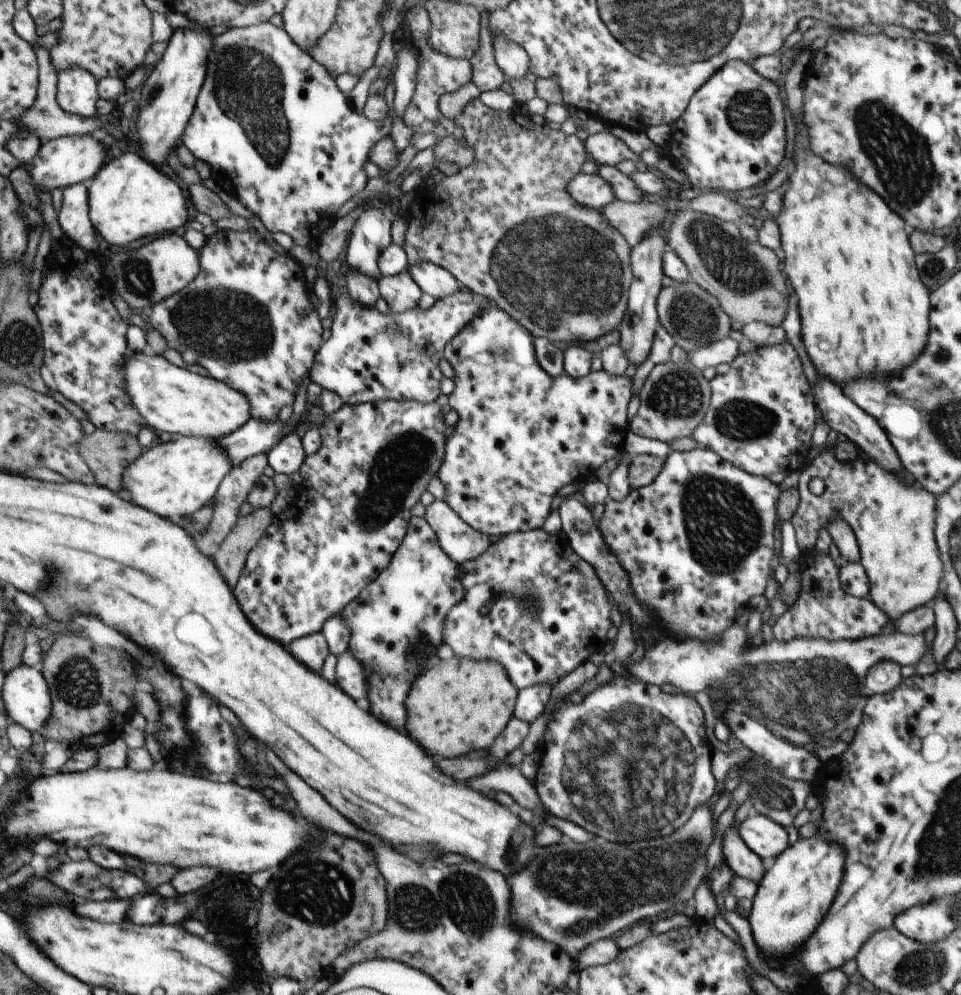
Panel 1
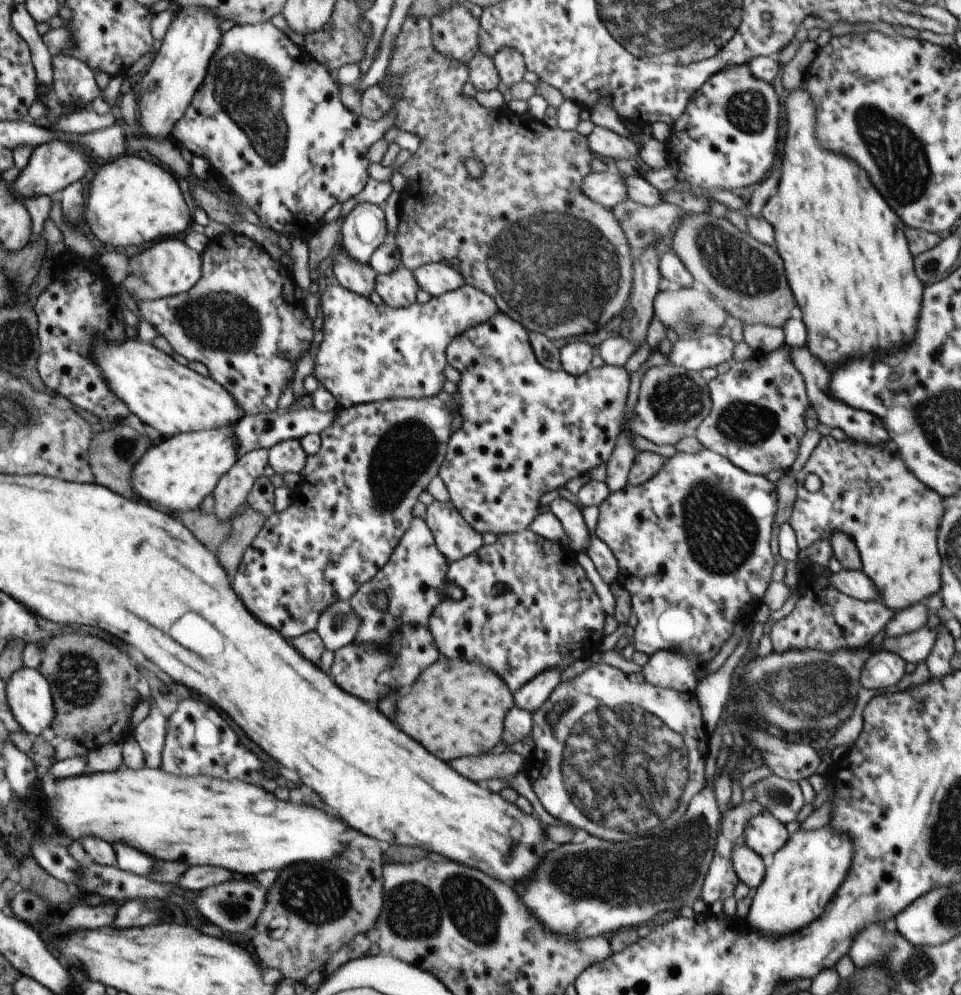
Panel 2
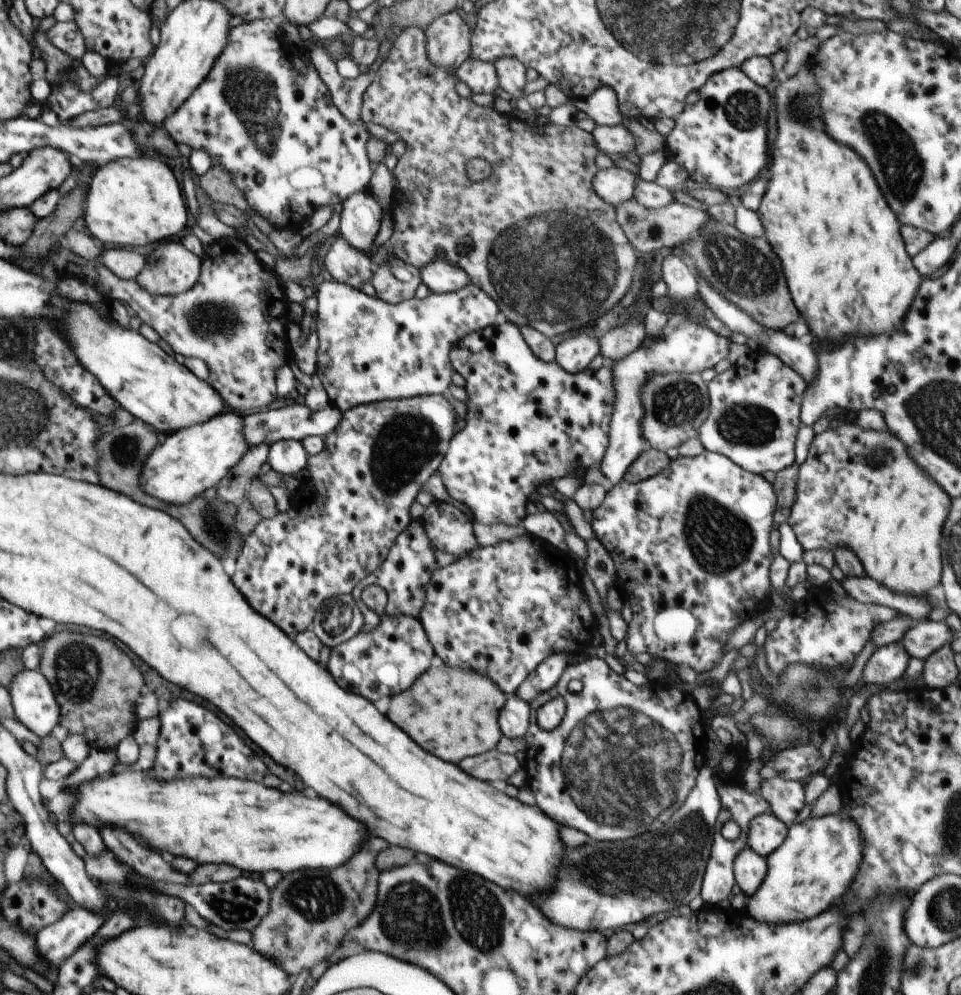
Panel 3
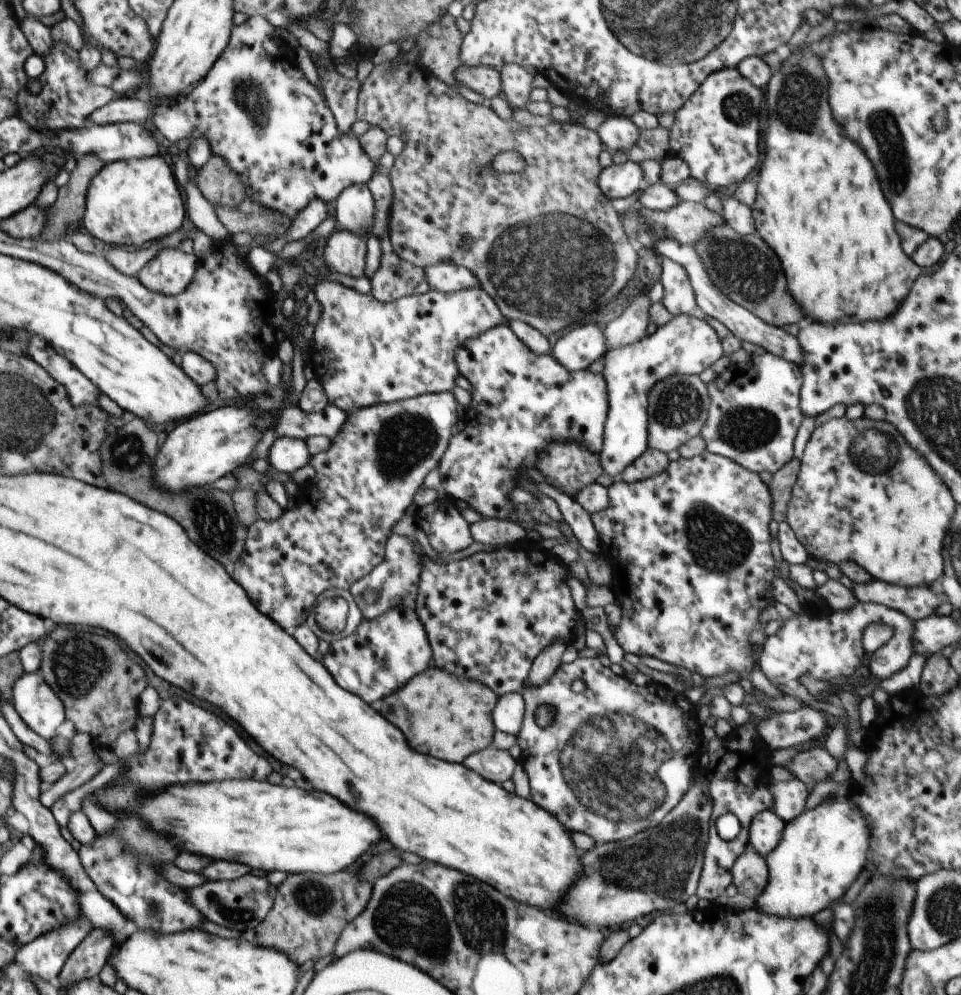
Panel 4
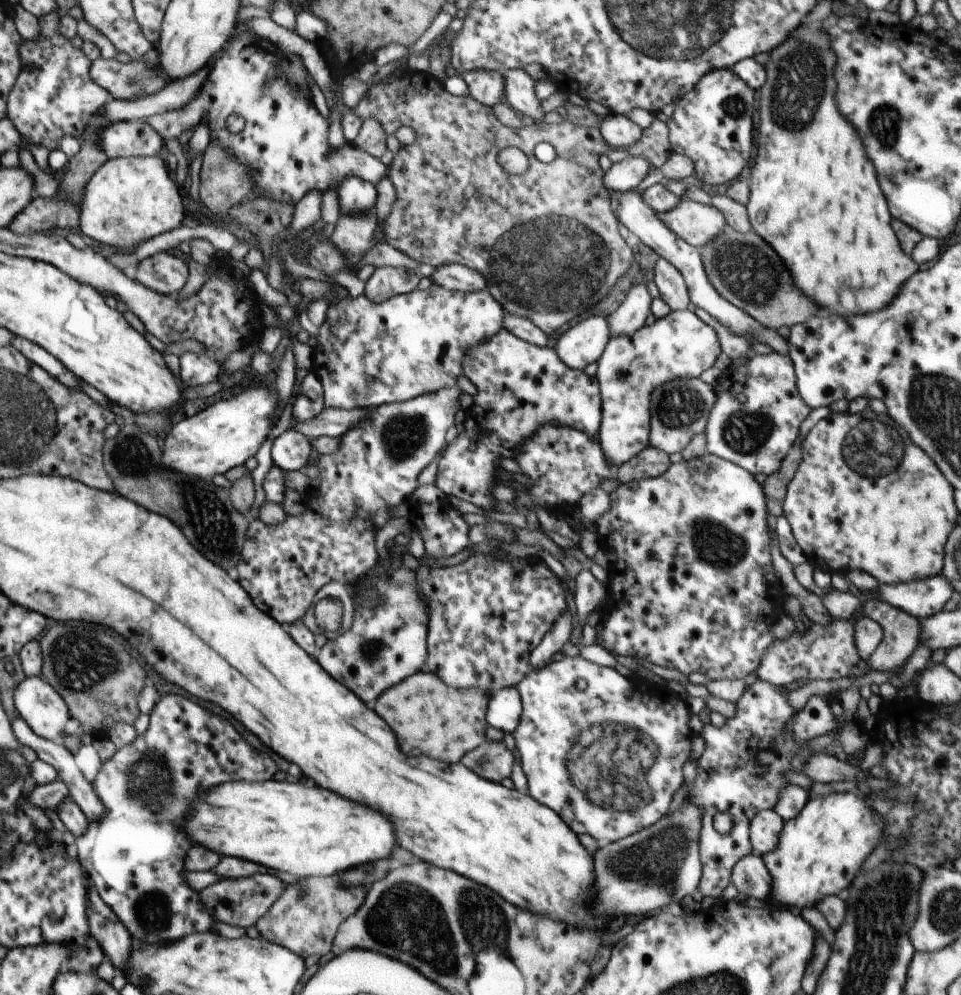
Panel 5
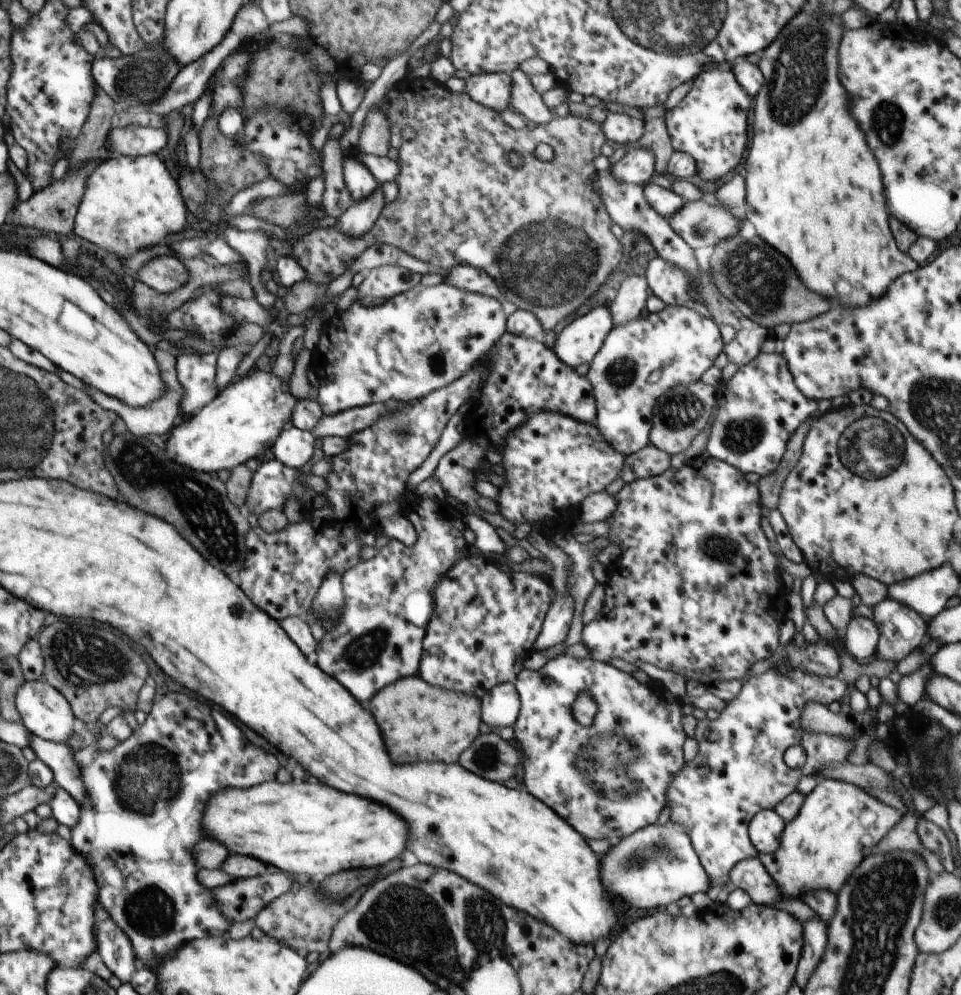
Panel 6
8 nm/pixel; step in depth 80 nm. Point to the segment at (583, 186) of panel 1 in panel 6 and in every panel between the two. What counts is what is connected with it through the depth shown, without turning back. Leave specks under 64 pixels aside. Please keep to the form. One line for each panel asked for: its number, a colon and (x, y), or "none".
2: (605, 188)
3: (614, 185)
4: (623, 181)
5: (623, 176)
6: (637, 167)

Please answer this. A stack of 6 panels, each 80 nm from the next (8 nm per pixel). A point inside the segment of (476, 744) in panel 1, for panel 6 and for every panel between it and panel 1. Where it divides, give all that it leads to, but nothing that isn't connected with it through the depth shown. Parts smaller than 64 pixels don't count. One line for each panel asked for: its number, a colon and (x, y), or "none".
2: (454, 709)
3: (452, 713)
4: (450, 717)
5: (430, 718)
6: (420, 722)

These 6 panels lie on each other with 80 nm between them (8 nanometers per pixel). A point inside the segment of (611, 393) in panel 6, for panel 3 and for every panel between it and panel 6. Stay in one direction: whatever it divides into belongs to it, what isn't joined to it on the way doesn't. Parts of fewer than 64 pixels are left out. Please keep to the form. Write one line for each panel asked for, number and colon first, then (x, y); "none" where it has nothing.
3: (691, 348)
4: (687, 345)
5: (679, 346)

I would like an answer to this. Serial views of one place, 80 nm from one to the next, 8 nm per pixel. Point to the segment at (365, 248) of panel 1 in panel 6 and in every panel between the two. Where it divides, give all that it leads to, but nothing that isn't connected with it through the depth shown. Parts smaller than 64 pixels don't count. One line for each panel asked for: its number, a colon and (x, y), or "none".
2: (364, 228)
3: (360, 220)
4: (354, 211)
5: (356, 196)
6: (361, 184)

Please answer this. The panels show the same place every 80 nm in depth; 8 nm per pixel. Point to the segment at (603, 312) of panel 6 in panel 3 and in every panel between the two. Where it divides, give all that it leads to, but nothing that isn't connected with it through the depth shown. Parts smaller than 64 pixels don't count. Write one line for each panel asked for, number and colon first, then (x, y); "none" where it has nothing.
3: (574, 354)
4: (575, 351)
5: (580, 345)

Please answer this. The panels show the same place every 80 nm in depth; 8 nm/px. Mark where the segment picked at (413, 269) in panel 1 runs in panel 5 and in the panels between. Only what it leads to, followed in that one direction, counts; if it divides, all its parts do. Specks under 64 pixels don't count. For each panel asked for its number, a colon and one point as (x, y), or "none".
2: (436, 278)
3: (440, 276)
4: (447, 277)
5: (456, 277)

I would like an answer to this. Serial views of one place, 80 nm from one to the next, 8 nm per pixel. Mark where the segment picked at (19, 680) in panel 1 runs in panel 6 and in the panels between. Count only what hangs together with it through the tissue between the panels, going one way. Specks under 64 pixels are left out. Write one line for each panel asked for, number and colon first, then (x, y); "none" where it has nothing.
2: (30, 699)
3: (33, 700)
4: (39, 707)
5: (36, 701)
6: (45, 712)

